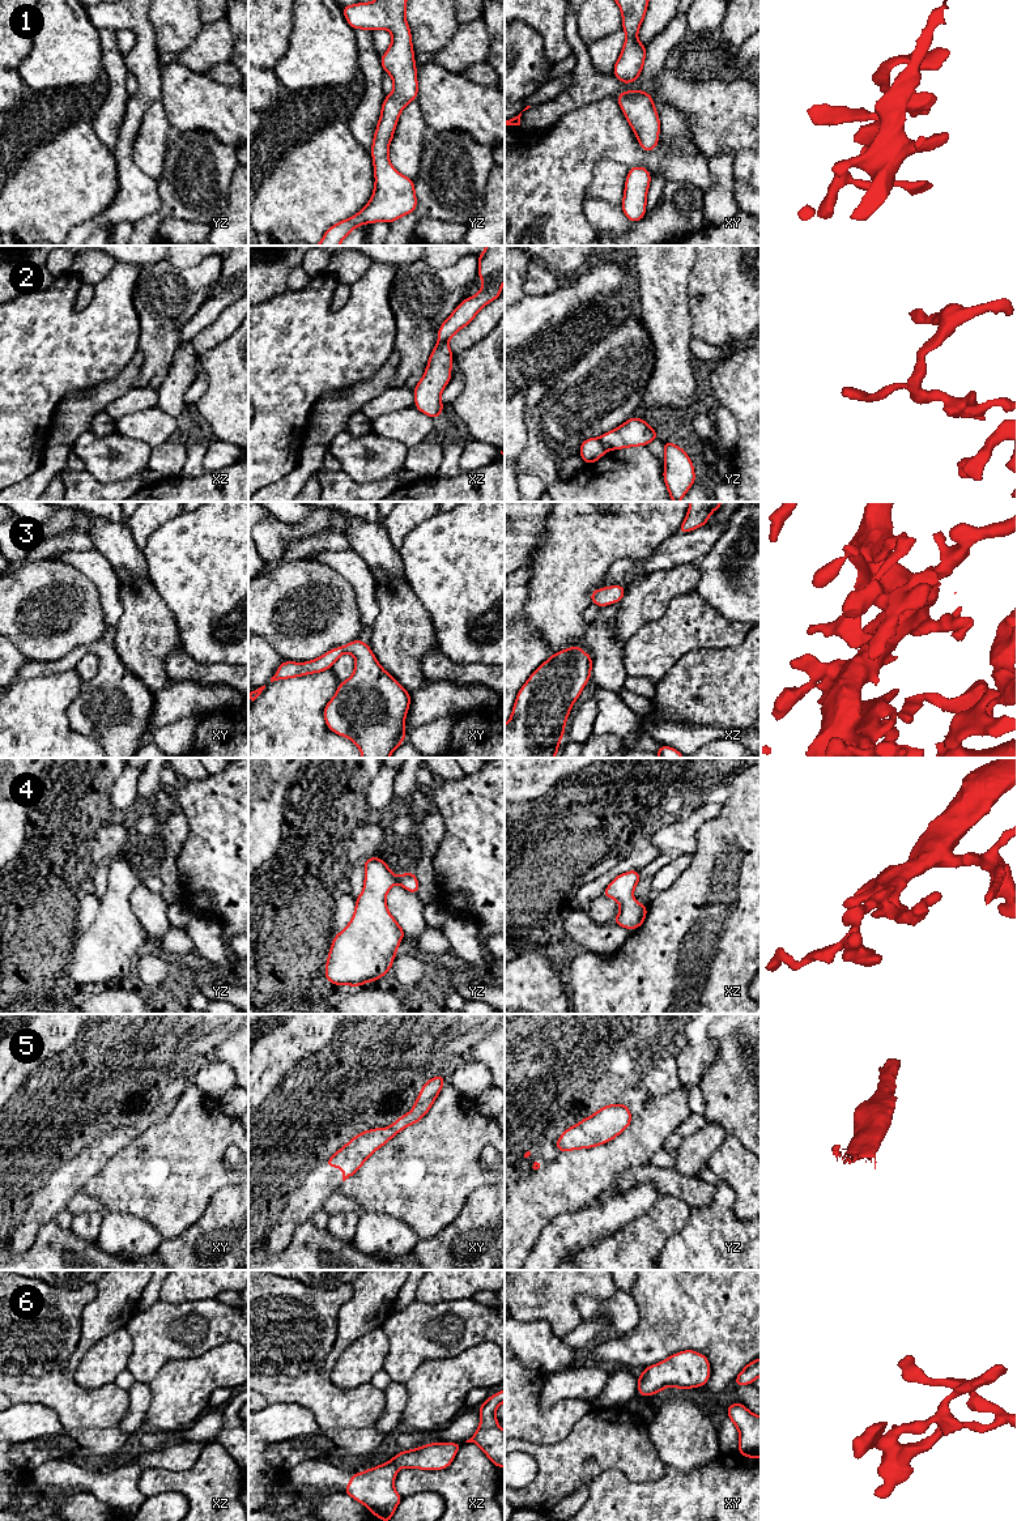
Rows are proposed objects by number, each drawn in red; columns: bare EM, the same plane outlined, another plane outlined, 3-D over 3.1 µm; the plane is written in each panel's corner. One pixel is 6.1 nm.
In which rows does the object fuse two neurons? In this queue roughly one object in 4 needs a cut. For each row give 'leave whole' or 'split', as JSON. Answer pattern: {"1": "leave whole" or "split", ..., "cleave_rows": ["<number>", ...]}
{"1": "leave whole", "2": "split", "3": "leave whole", "4": "leave whole", "5": "leave whole", "6": "leave whole", "cleave_rows": ["2"]}

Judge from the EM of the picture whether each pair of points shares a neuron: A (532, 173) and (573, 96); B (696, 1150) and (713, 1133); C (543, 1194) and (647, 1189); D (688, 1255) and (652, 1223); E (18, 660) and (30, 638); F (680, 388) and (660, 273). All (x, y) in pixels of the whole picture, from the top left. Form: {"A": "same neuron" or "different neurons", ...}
{"A": "different neurons", "B": "same neuron", "C": "different neurons", "D": "different neurons", "E": "different neurons", "F": "same neuron"}

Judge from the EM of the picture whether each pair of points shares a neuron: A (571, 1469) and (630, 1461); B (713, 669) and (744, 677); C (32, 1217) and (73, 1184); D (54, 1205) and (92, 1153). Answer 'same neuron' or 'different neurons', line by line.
A: same neuron
B: same neuron
C: same neuron
D: same neuron

